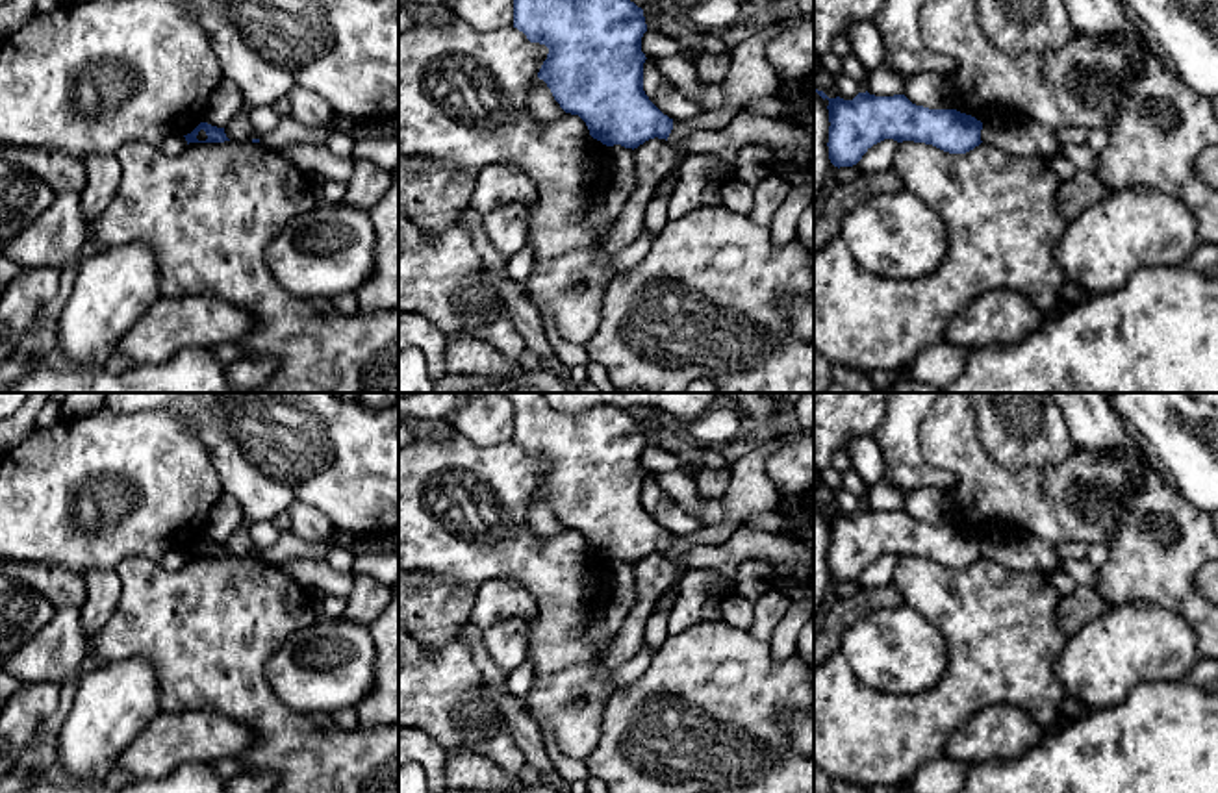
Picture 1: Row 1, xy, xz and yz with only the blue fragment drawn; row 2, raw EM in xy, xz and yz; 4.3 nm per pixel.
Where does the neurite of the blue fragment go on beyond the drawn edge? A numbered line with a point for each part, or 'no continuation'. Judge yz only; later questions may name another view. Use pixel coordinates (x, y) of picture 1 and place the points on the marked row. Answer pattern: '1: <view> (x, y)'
no continuation

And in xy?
no continuation

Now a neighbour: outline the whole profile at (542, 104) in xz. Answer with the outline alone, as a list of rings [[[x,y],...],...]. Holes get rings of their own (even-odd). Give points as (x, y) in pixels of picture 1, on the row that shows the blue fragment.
[[[539,78],[532,82],[530,94],[528,94],[528,109],[530,115],[543,124],[551,124],[565,113],[560,107],[560,104],[554,100],[547,83]]]

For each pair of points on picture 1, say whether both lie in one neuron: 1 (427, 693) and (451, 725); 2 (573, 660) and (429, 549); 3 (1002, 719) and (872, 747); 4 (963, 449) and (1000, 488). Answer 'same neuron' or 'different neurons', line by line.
1: same neuron
2: same neuron
3: different neurons
4: same neuron

